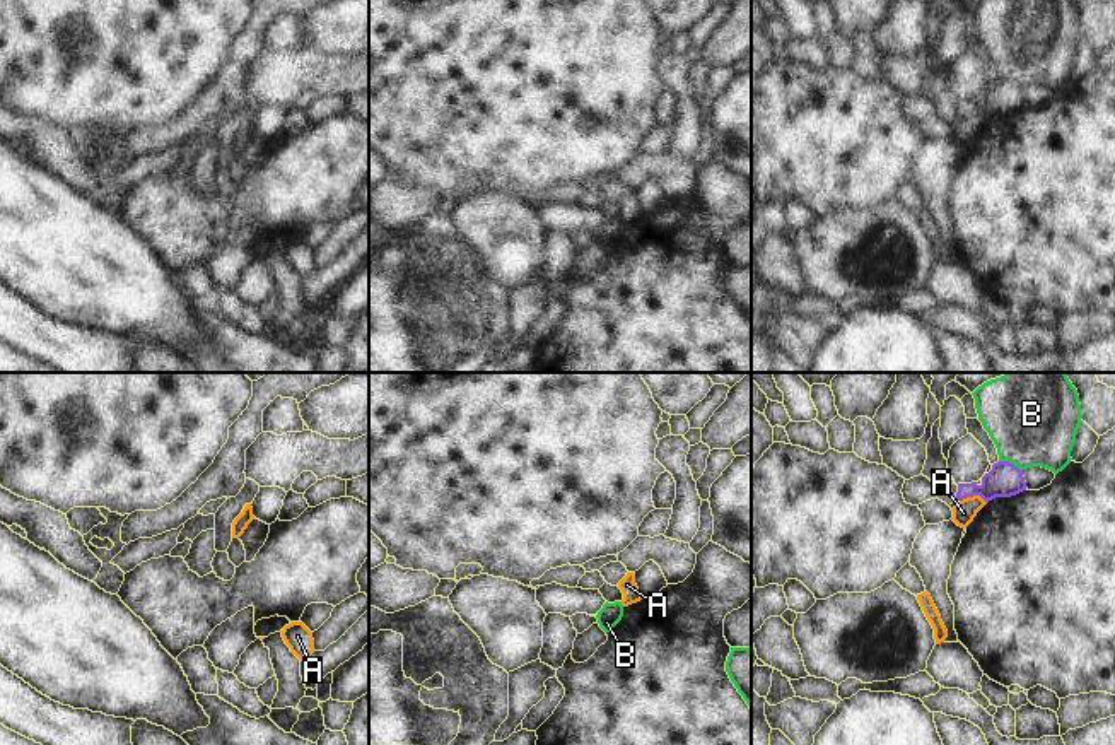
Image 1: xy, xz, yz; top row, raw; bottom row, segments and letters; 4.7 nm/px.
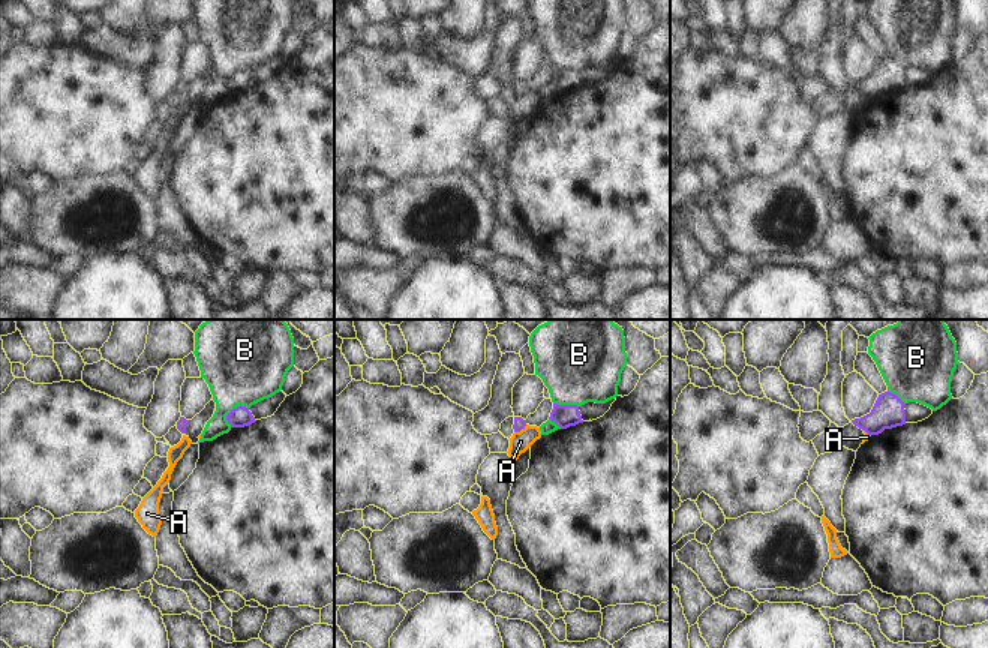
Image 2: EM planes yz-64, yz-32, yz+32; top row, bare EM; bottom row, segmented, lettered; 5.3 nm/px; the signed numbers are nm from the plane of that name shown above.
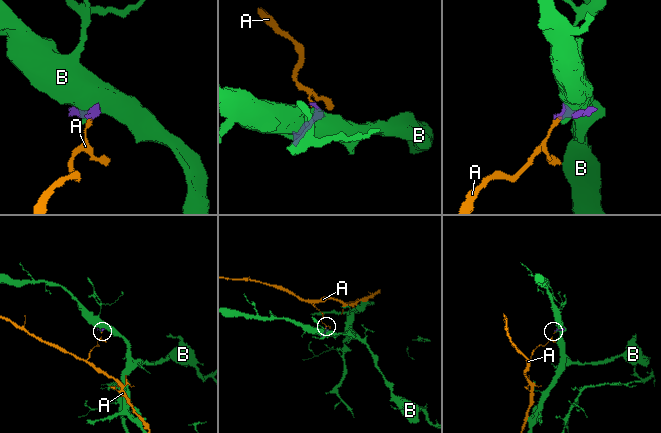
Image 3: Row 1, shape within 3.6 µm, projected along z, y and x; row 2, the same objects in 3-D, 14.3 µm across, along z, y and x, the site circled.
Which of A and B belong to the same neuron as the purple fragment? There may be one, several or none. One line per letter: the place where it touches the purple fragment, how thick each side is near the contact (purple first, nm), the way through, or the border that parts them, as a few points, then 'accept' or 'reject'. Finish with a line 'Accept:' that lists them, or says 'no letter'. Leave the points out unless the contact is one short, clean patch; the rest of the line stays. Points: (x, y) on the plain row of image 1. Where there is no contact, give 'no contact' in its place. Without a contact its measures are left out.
A: yz (974, 111) | 160/110 nm | along yz (960, 117), (979, 113), (986, 120) | reject
B: yz (1011, 81) | 160/400 nm | along yz (999, 77), (1008, 77), (1021, 87) | reject
Accept: no letter

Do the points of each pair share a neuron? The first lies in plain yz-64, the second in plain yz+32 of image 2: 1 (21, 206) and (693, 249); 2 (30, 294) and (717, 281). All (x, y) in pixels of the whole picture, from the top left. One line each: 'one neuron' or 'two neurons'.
1: two neurons
2: one neuron

